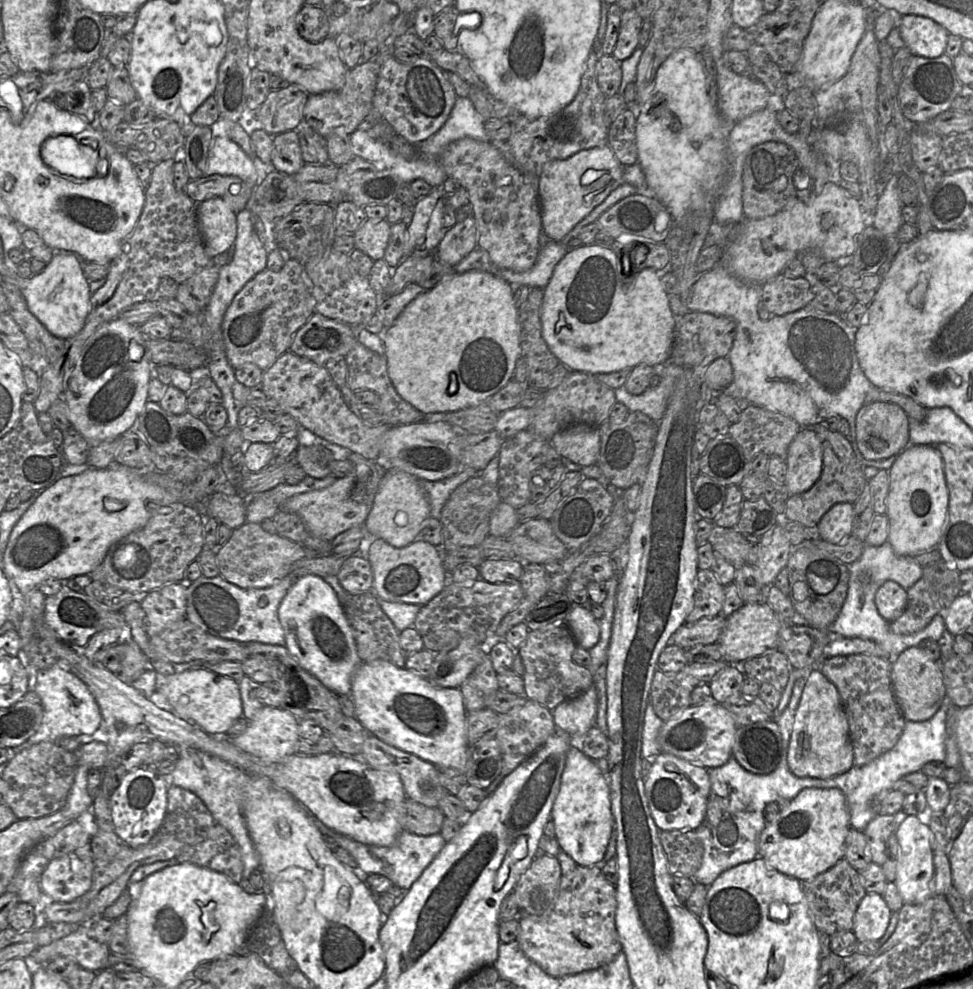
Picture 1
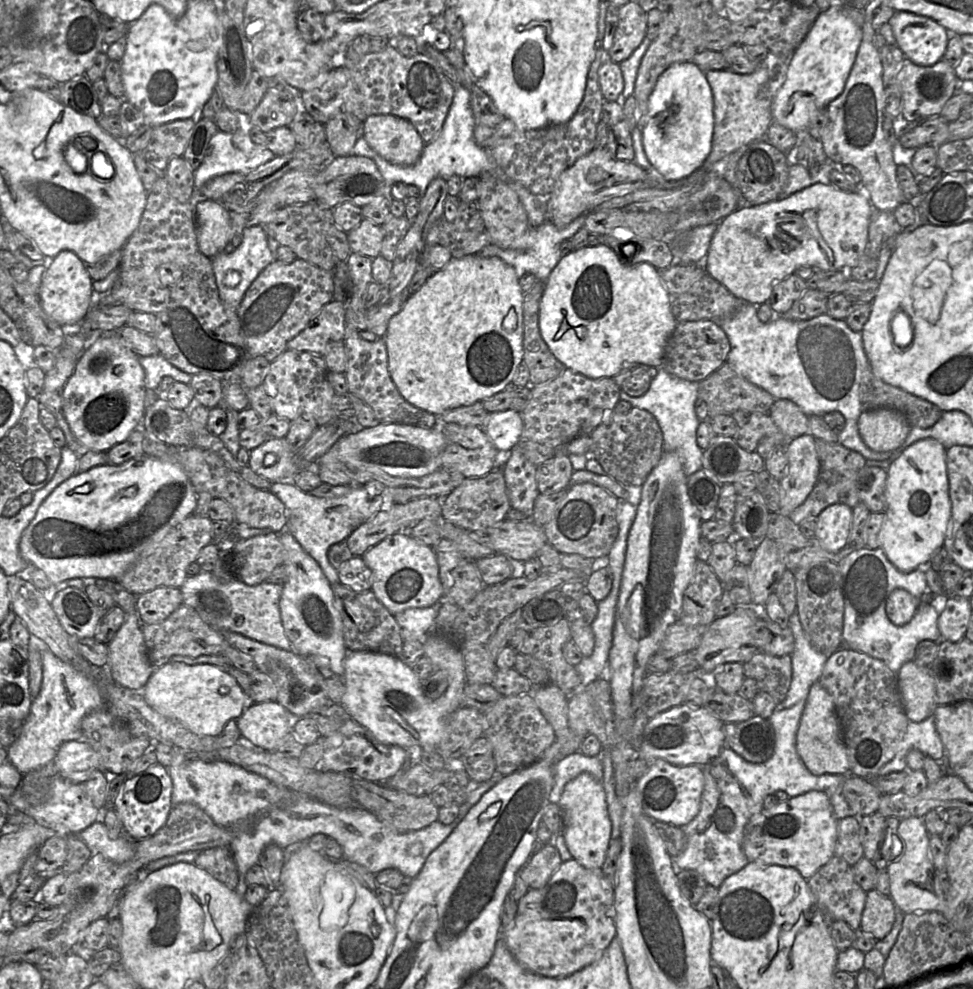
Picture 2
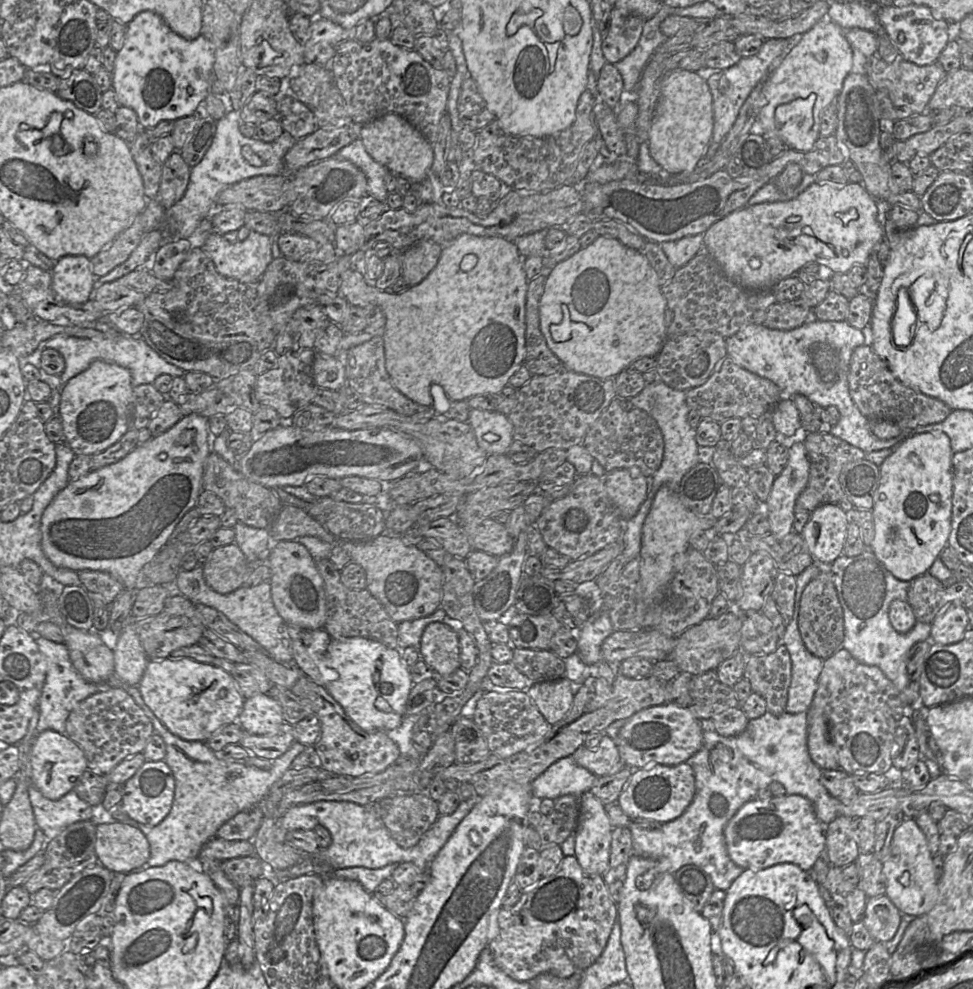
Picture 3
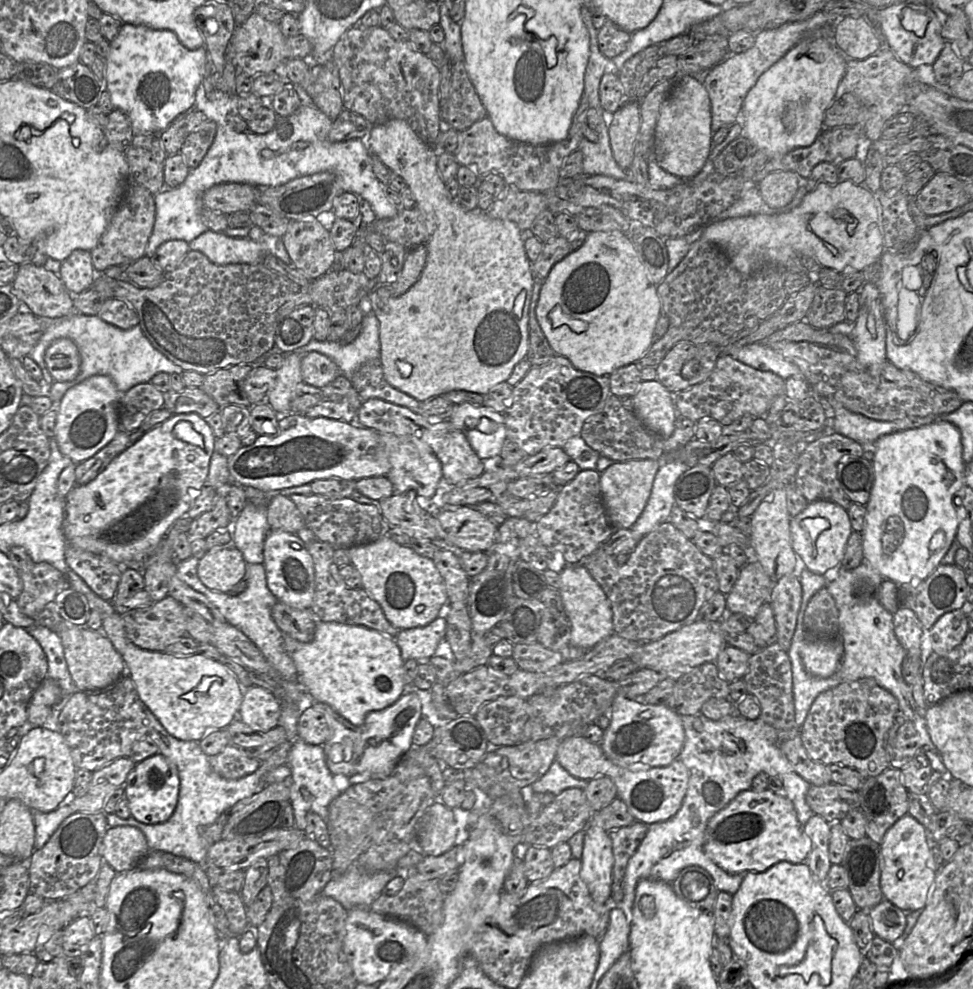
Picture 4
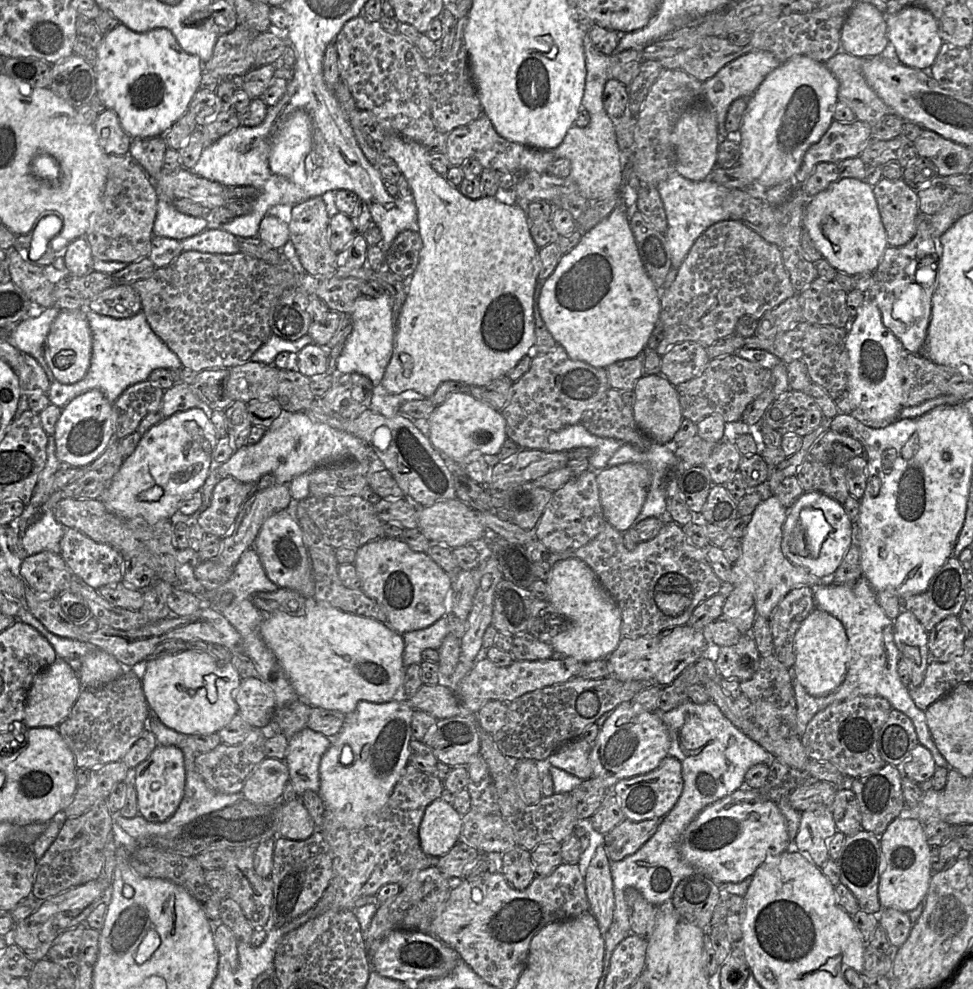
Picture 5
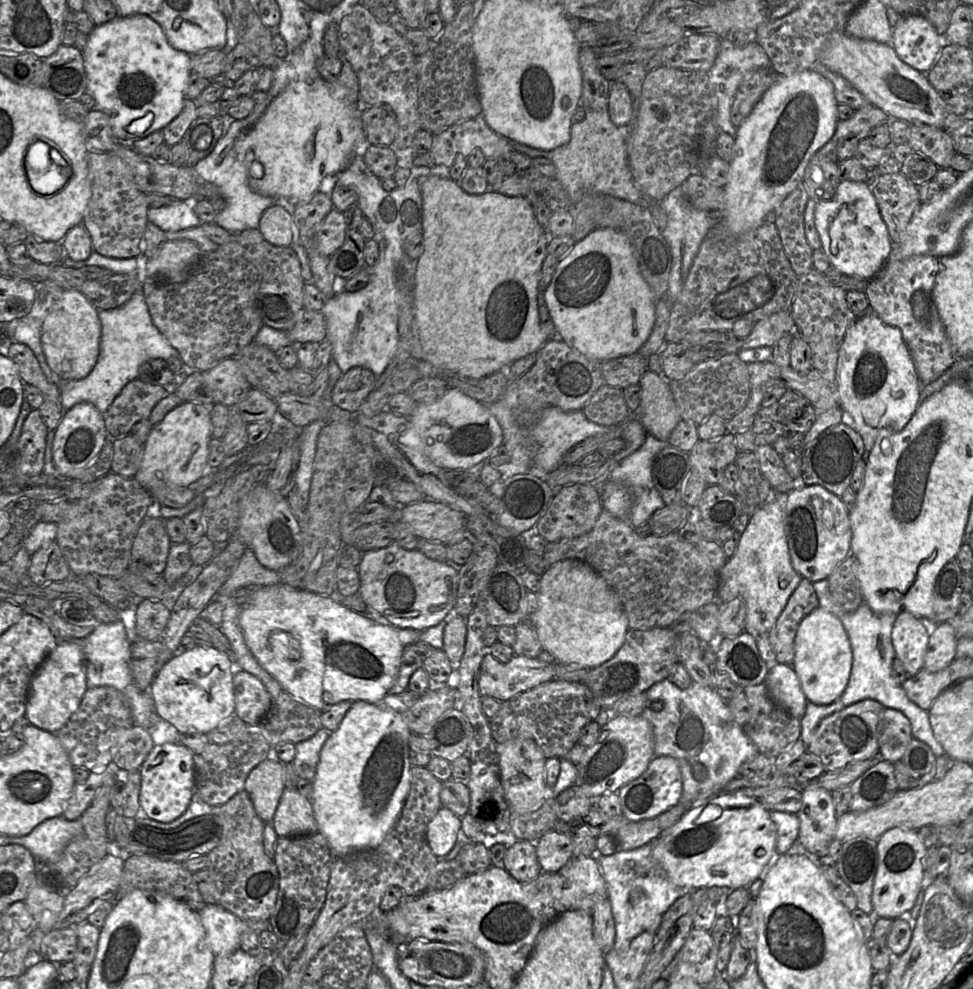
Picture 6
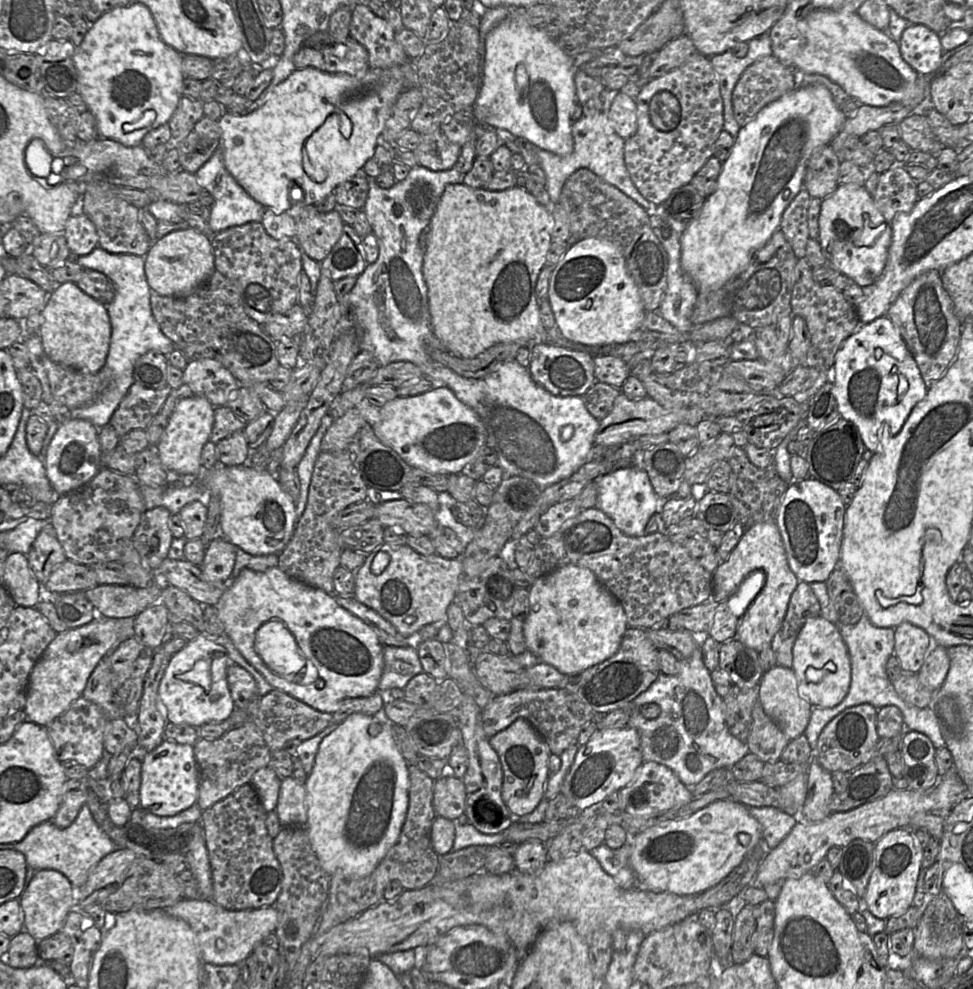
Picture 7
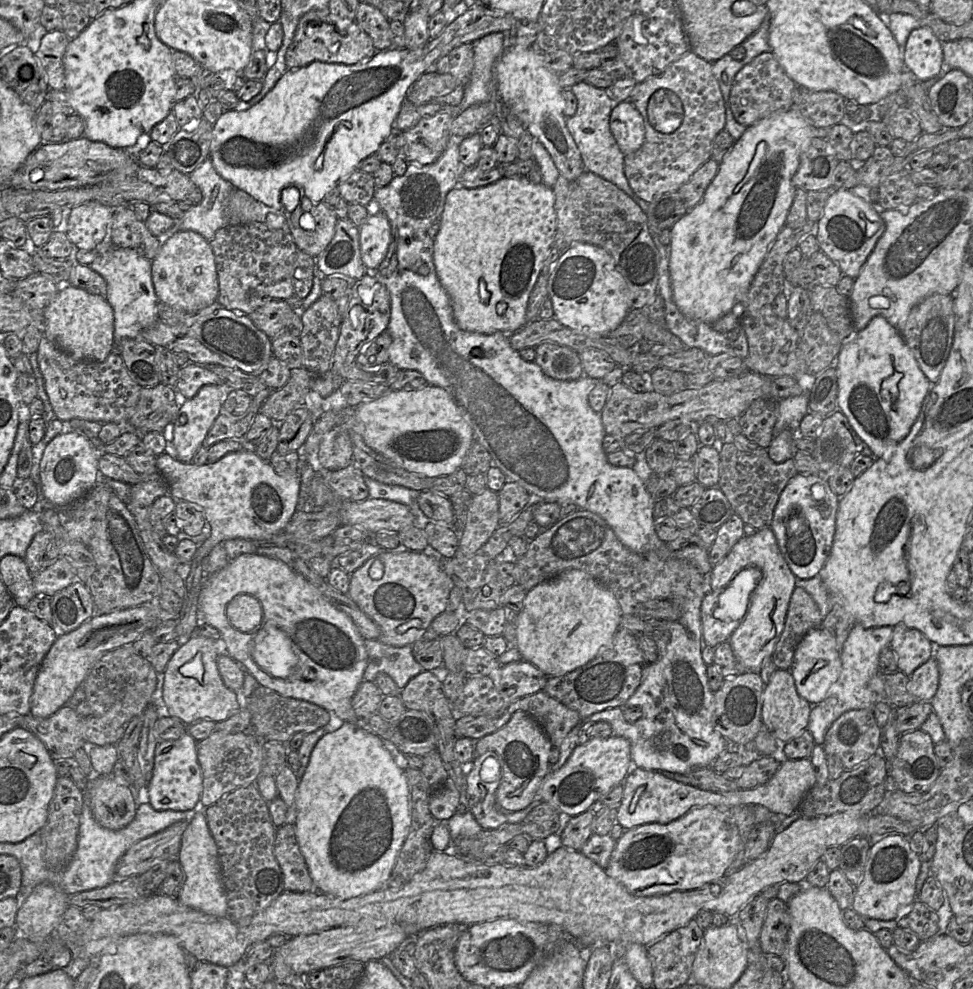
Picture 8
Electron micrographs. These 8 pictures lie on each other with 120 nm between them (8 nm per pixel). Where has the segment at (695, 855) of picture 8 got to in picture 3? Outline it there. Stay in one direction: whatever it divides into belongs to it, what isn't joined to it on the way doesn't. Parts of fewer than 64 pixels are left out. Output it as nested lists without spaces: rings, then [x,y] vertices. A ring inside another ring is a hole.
[[[801,795],[773,796],[770,800],[752,799],[746,802],[729,820],[724,837],[730,859],[744,869],[761,870],[779,863],[794,863],[805,871],[811,871],[817,859],[826,850],[825,825],[817,817],[815,809]]]

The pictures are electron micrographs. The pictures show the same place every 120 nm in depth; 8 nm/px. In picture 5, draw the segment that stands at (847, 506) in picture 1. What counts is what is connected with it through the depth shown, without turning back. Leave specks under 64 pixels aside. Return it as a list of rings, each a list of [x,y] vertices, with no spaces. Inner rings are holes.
[[[818,491],[803,492],[787,509],[783,524],[782,551],[792,563],[803,567],[812,575],[821,578],[834,574],[852,543],[854,543],[854,525],[846,514],[843,504],[835,499]]]

